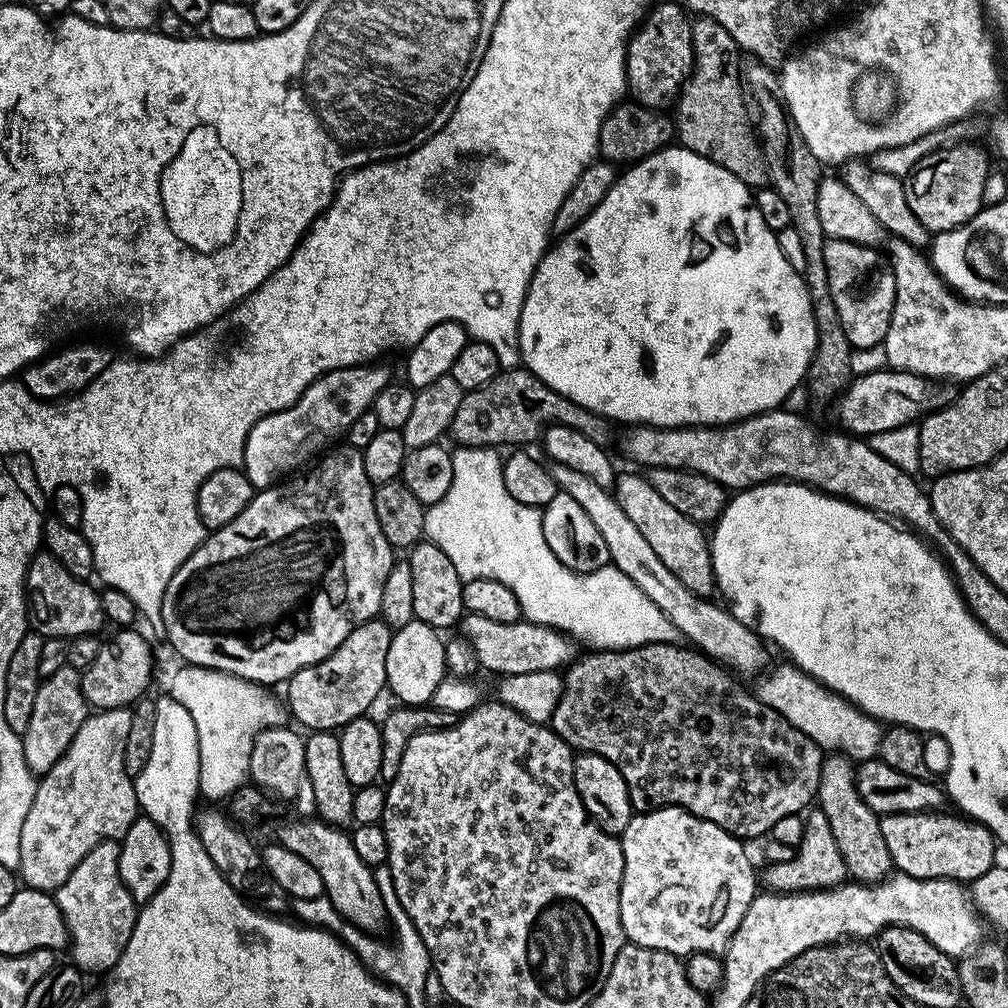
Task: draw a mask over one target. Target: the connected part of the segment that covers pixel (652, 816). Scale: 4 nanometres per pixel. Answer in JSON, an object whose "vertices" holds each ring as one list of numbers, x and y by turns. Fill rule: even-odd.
{"vertices":[[674,807,654,808,651,812,633,815,619,842,624,855,620,917,625,937,638,946,666,950,681,958,696,952,723,953,750,902,758,895,758,872,752,869,752,860,744,849,747,847,722,830,722,826,698,818,685,808]]}

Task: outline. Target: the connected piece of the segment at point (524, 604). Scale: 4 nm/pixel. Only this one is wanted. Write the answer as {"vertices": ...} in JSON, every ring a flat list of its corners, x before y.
{"vertices":[[457,447,452,452,454,482,450,482,450,490,446,490,442,502,427,505,424,513,425,537,454,562,454,570,458,570,460,579,494,578,502,582,502,586,510,586,520,603,520,615,527,623,557,628,581,645,589,644,587,647,592,650,627,650,644,644,677,643,681,634,674,622,670,622,666,614,662,614,662,610,658,610,658,606,654,606,654,602,622,574,622,570,609,566,593,572,575,572,556,557,542,530,541,509,510,498,510,490,506,490,504,481,504,461,498,453,496,448]]}

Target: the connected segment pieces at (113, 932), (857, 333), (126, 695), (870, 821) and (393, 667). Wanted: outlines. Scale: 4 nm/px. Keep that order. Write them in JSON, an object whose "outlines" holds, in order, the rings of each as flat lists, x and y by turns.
{"outlines":[[[103,840,74,866,70,878,54,893,58,910,68,927,71,963,85,974,107,973,118,958,122,958,122,950,126,950,126,942,130,942,130,934,134,934,138,902,122,882,119,861,120,840]],[[825,239,824,257,826,274,830,278,830,294,834,298,834,306,838,306,838,318,842,318,842,330,846,330,846,338,852,343,853,349,883,344,890,330,890,318,894,314,896,297,896,279,887,255,879,247,871,244]],[[113,631,113,636,101,643,94,662,80,672,82,694,93,709,128,708,147,693,152,680,152,648,134,631]],[[825,755,816,800,819,811,824,812,830,822,834,842,838,842,838,850,842,850,849,877,856,882,875,884,885,879,893,871,894,865,890,850,886,850,886,838,882,838,881,817,870,810,870,806,862,802,862,794,858,794,856,769,857,765,847,756]],[[415,619,406,626,395,629,386,654,386,688,397,696,404,706,424,706,431,701,439,683,446,677,444,645,441,633,426,622]]]}

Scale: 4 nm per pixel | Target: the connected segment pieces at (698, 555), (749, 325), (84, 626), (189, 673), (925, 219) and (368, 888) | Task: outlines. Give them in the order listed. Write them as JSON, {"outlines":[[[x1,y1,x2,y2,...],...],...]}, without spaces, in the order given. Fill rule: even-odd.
{"outlines":[[[621,475,614,485,614,495,618,506,626,510,626,518,638,526,642,538,650,542,654,554,678,574,678,579,686,582,690,590,699,596,711,597,717,591,716,581,712,574,712,554,710,551,710,540,705,529,694,523,686,514,674,510,658,490,643,475,624,476],[713,592,713,593,712,593]],[[669,146,660,152,648,156,644,160,639,160,637,164,625,167,623,171,617,175,616,184,606,194,606,198,602,198,602,202,598,202,598,206,587,216,582,223,574,226,574,230,563,233,559,237,560,240,551,245,540,260,539,266,536,268,535,274,532,275,532,281,528,287,528,293,524,299,522,306,522,314,520,315,520,354,522,357,523,367,528,368,542,382,546,382,546,386,550,386,558,394,562,394,566,398,570,398,574,402,578,402,578,406,582,406,586,410,594,410,603,416,609,422,617,422,621,420,621,425,635,426,638,424,652,424,656,428,691,428,693,426,715,426,717,424,734,424,737,420,744,420,748,416,757,416,760,412,770,412,781,407,780,404,796,387,805,383,808,375,808,368,812,365,814,358,814,350,816,349,816,323,814,322,814,310,810,302,810,294,804,285,804,278,801,273,794,270,794,266,790,266,790,262,786,262,786,254,782,254,782,250,778,246,778,238,776,233,770,230,770,226,766,226,762,214,758,214,758,206,753,189,745,184,740,176,730,174,728,168,718,166,710,158,702,158,698,154,694,154,688,148,683,146]],[[46,550,37,551,31,562,28,563,28,567,24,569,24,602,28,610,28,623,31,631,45,638,50,636,71,638,99,633,101,631,99,628,105,626,106,619,100,605,101,593,97,589,92,589,92,586,89,581,74,578,74,574,70,574,62,566,62,562,58,562,58,558,54,558,54,554,50,554]],[[180,667,184,668,178,669,172,676,170,695,182,702,182,706,190,710,190,718,194,718,200,747,199,795,208,799,205,801,220,802,249,779,255,736,264,728,283,725,286,712,281,701,279,704,268,693,271,691,250,680,228,672,216,672,213,668]],[[975,143,962,144,954,149,942,148,922,158,904,186,906,202,910,202,914,218,918,218,918,222,922,222,932,234,961,228,973,220,985,207,982,192,986,190,986,178,990,175,988,160,989,153]],[[319,818,311,819,296,820,293,824,286,825,278,836,278,842,286,850,294,850,294,854,298,854,298,858,306,858,306,862,310,862,310,866,314,866,314,870,318,870,324,883,324,896,332,903,334,912,343,916,348,923,354,925,355,928,360,928,363,932,379,933,381,931,379,928,385,927,388,911,382,902,382,894,378,890,375,871,369,868,366,862,362,862,362,858,358,858,352,845,351,835,347,831,341,830,337,825,326,824]]]}

